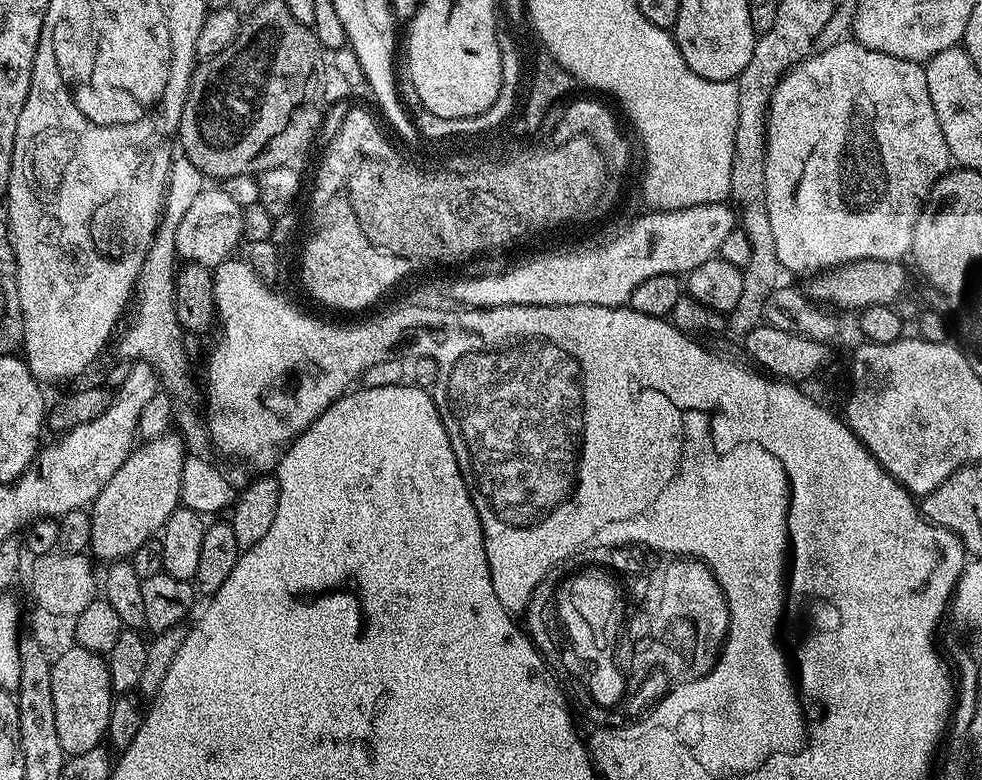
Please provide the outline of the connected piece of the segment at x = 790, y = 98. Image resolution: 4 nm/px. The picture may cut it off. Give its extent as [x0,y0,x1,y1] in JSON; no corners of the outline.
[766,38,953,274]

